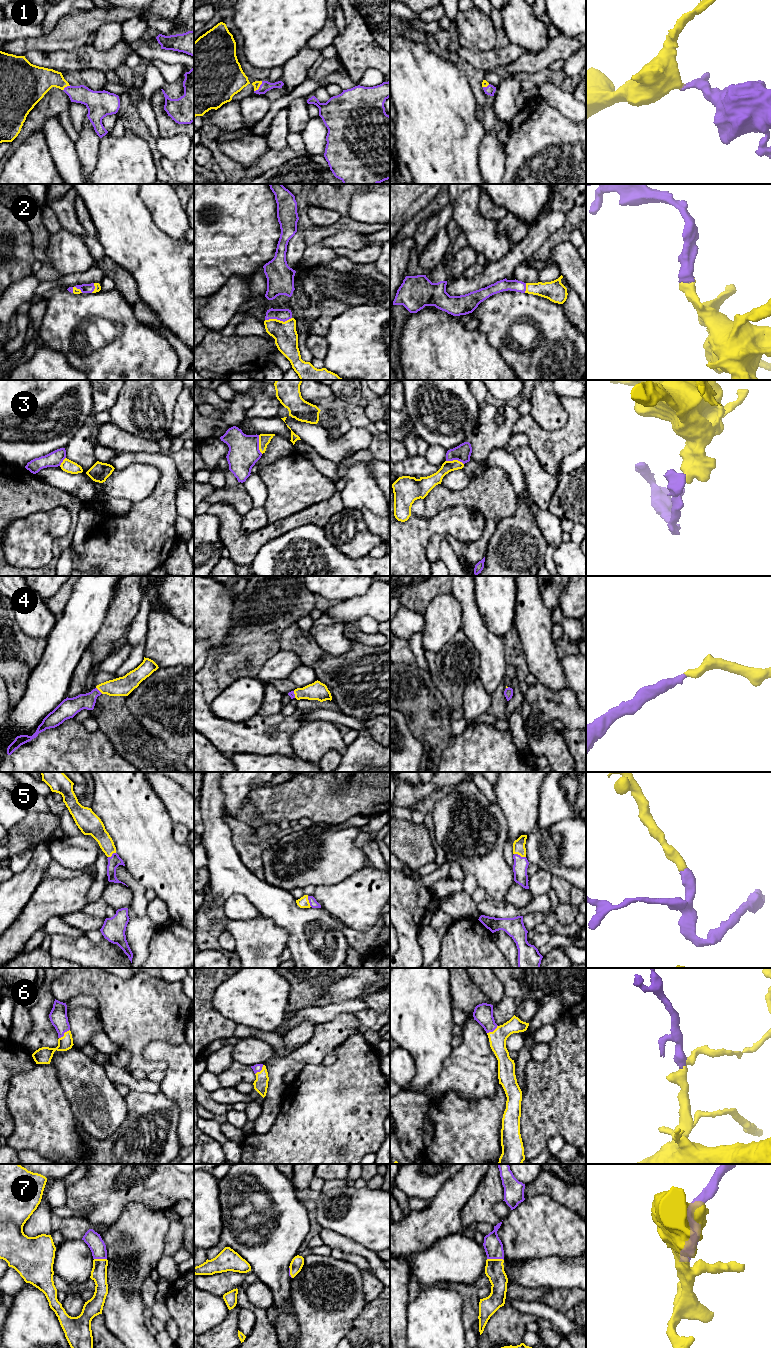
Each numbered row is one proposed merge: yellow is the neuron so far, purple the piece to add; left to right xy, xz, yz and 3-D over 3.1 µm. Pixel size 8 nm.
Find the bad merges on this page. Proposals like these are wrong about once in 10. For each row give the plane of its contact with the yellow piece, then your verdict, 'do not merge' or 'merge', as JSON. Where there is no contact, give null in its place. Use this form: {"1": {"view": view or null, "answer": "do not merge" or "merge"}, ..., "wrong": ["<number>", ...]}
{"1": {"view": "xz", "answer": "merge"}, "2": {"view": "xz", "answer": "merge"}, "3": {"view": "xz", "answer": "do not merge"}, "4": {"view": "xy", "answer": "merge"}, "5": {"view": "yz", "answer": "merge"}, "6": {"view": "xy", "answer": "merge"}, "7": {"view": "yz", "answer": "merge"}, "wrong": ["3"]}

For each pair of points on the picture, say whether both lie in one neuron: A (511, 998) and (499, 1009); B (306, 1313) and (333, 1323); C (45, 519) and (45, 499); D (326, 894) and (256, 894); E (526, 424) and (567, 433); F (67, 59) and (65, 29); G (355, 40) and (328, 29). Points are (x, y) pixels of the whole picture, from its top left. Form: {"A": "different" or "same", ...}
{"A": "same", "B": "same", "C": "different", "D": "different", "E": "same", "F": "different", "G": "different"}

